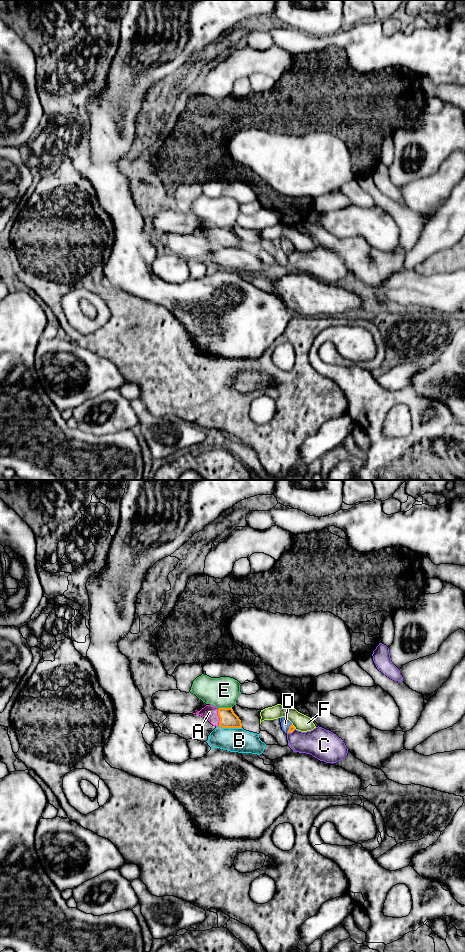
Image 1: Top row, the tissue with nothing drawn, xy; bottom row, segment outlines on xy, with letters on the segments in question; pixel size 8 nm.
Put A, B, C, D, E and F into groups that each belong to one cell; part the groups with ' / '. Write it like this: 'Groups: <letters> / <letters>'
Groups: A D / B / C / E / F

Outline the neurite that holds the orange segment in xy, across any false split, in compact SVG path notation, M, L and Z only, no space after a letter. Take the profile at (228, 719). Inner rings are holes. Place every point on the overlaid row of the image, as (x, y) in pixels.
M206 705L200 711L193 713L207 719L213 726L222 728L242 728L239 717L231 708L218 708L213 705Z

